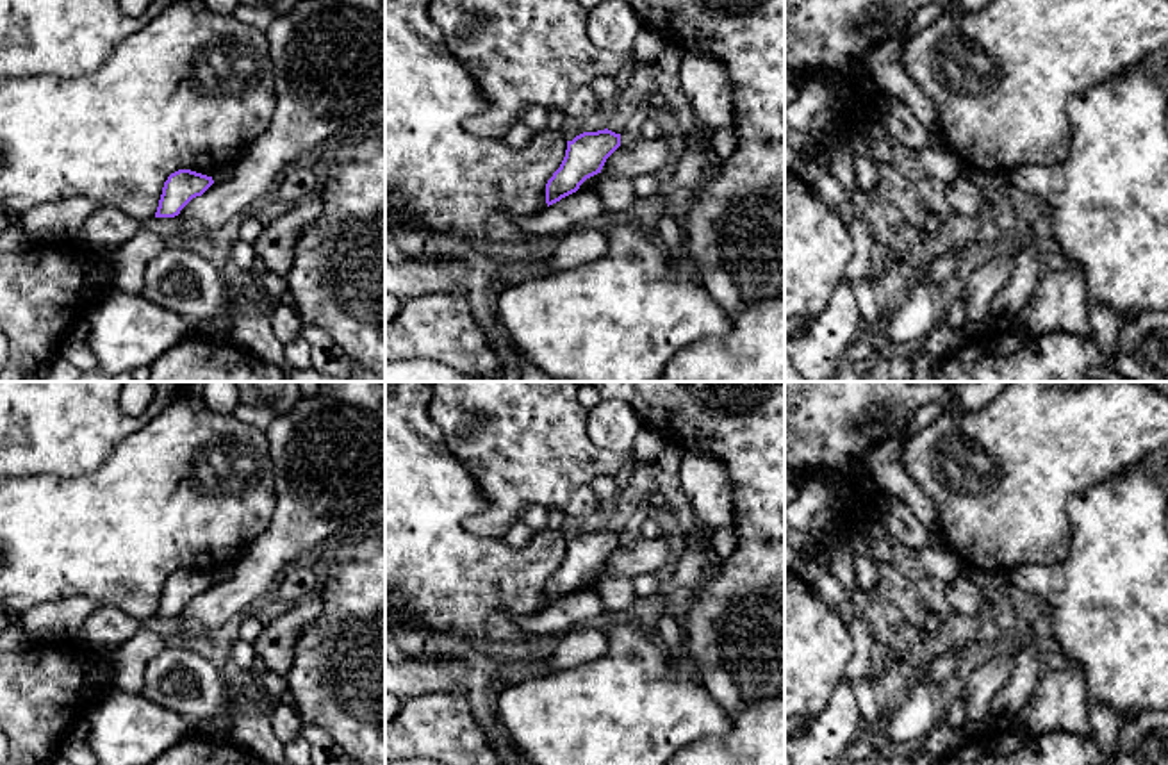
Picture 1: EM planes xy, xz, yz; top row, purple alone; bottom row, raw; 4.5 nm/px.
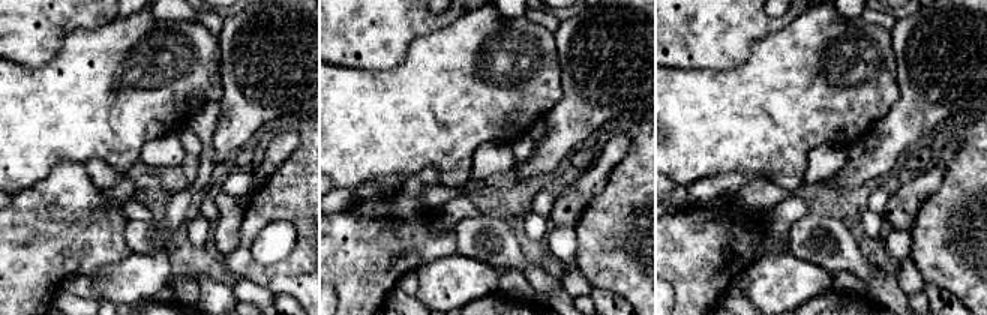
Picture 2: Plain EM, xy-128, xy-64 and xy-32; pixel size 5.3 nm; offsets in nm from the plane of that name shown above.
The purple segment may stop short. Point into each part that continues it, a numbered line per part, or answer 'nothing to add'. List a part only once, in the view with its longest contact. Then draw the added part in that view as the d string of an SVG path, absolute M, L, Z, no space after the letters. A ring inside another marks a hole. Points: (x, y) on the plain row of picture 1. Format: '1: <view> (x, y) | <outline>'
nothing to add

